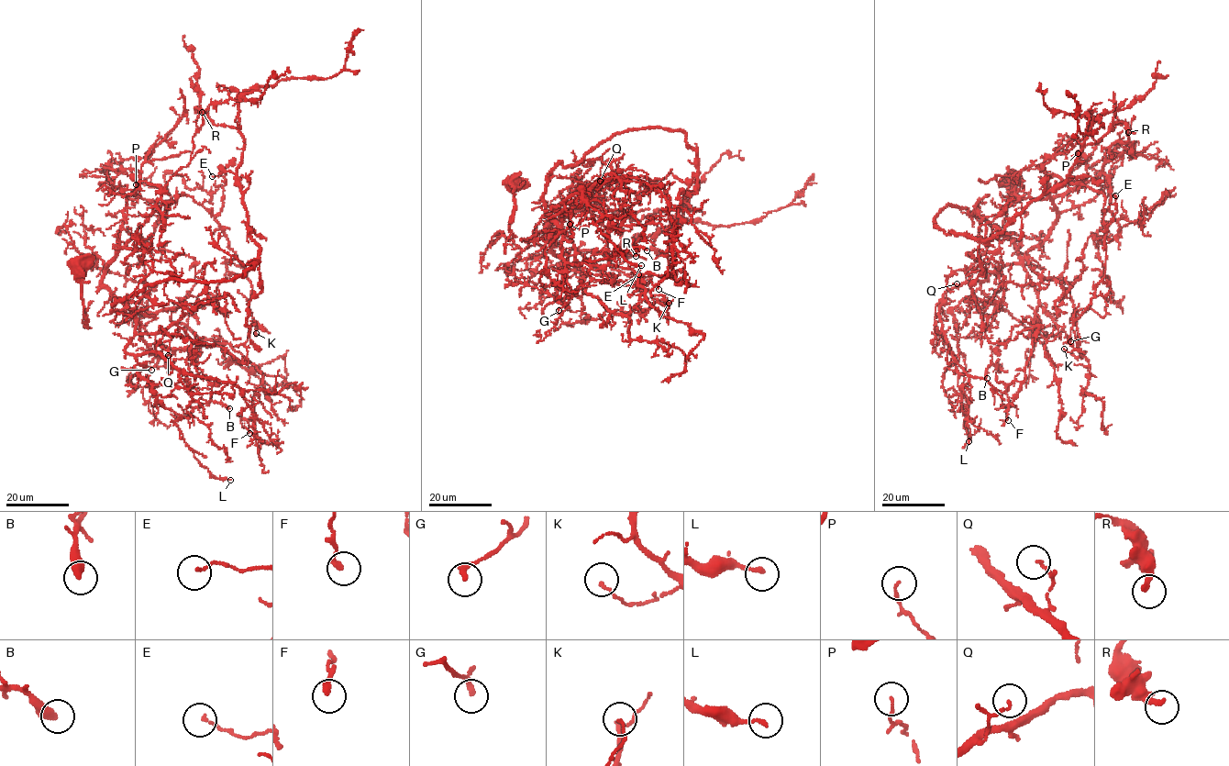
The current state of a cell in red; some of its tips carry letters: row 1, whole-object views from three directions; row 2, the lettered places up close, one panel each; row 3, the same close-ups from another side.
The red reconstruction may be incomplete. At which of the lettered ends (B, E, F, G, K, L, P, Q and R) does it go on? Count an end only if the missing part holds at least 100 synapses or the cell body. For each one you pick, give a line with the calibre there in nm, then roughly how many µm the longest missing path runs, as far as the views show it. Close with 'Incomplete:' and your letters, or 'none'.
Incomplete: none

